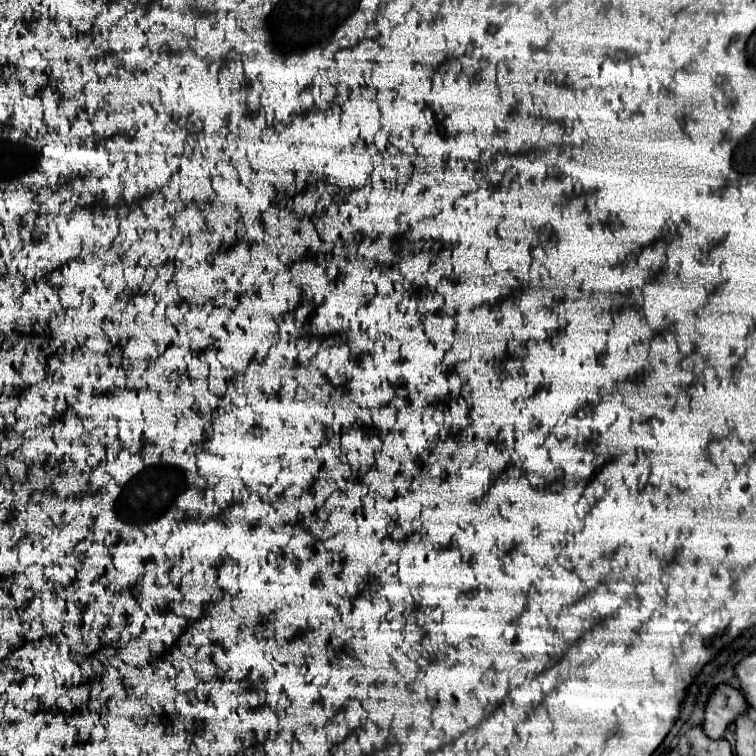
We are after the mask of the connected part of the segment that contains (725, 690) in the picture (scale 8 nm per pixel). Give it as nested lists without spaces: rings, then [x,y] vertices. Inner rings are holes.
[[[716,685],[704,705],[702,731],[710,739],[720,739],[726,731],[726,725],[744,711],[748,711],[748,705],[738,689],[730,685]]]

